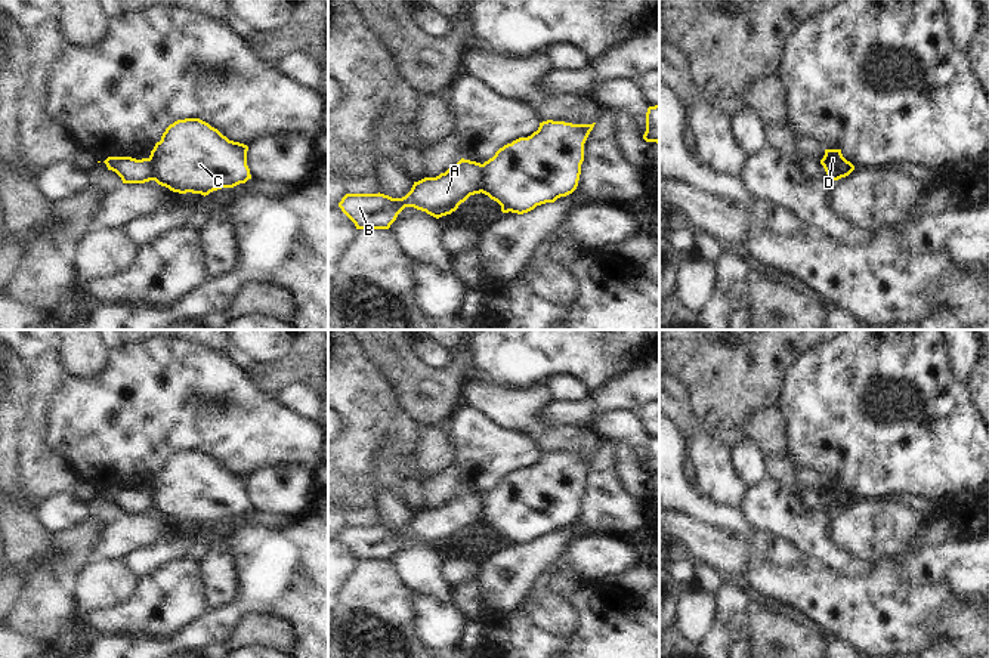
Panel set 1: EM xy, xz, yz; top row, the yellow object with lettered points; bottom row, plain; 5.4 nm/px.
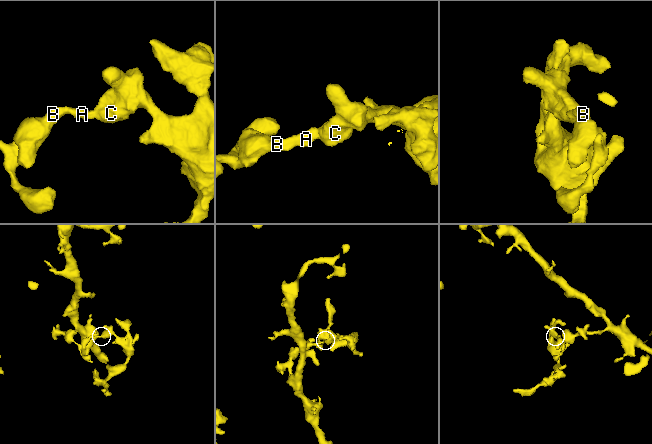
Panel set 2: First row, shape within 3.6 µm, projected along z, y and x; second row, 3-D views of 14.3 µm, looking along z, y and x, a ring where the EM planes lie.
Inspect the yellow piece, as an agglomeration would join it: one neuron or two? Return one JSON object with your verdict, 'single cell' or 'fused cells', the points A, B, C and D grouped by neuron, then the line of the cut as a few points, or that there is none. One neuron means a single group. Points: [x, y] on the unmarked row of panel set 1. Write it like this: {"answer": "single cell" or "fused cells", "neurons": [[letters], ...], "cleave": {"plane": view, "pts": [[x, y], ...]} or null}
{"answer": "fused cells", "neurons": [["A", "B"], ["C", "D"]], "cleave": {"plane": "xz", "pts": [[481, 496], [482, 522]]}}

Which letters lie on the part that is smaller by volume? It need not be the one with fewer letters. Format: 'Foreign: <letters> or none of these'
Foreign: C, D

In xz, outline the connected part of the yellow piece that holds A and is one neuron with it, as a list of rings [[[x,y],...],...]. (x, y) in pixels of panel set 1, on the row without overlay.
[[[461,489],[436,509],[414,513],[402,529],[384,525],[346,525],[339,538],[356,560],[389,560],[405,538],[414,538],[439,550],[451,546],[470,526],[483,520],[482,495]]]

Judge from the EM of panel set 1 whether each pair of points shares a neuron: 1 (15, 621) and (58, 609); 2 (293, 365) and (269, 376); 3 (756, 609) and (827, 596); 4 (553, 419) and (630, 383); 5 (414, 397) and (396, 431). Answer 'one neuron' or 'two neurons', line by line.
1: one neuron
2: one neuron
3: two neurons
4: one neuron
5: two neurons

